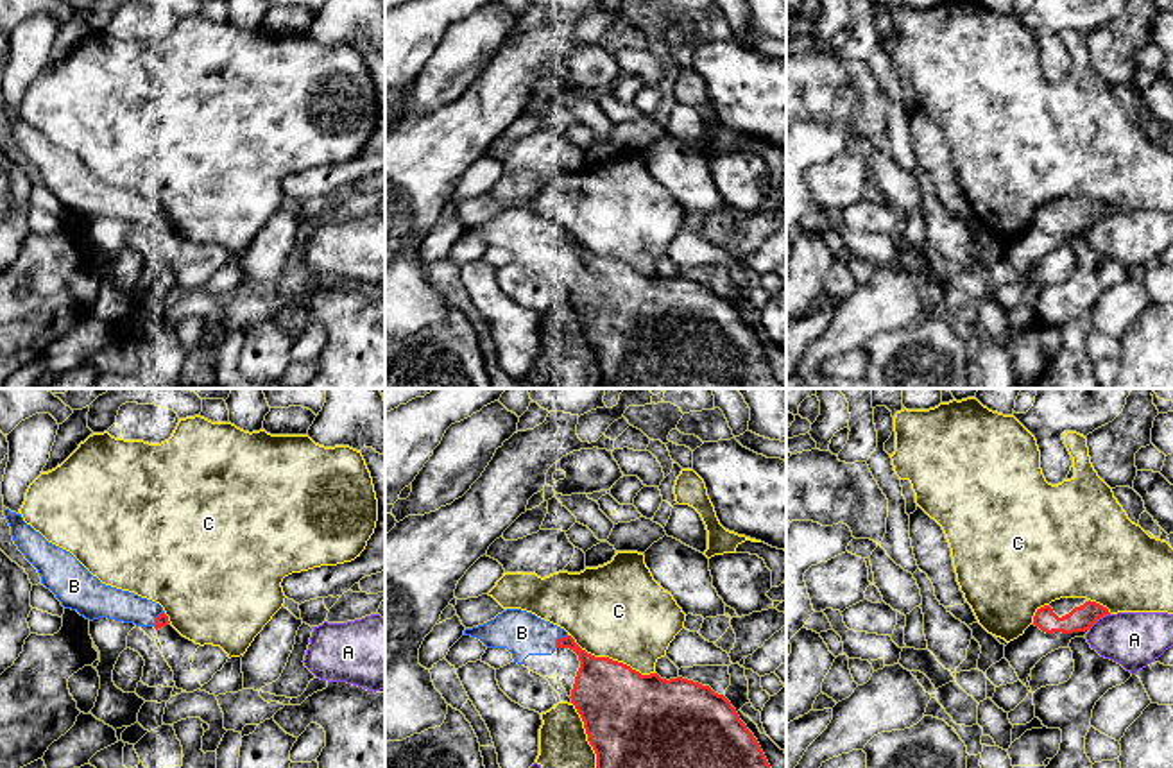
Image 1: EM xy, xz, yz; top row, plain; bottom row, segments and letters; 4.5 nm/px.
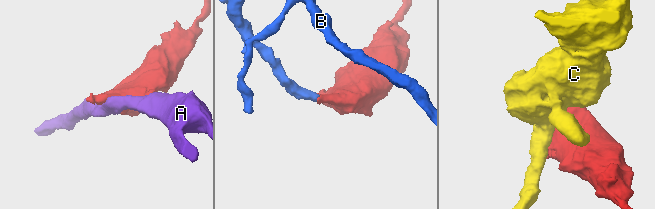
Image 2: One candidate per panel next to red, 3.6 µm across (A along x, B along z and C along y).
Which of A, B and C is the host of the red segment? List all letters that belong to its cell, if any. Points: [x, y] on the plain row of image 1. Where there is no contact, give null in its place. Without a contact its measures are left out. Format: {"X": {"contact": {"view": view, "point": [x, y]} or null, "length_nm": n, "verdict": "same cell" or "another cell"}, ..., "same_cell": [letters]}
{"A": {"contact": {"view": "yz", "point": [1098, 217]}, "length_nm": 130, "verdict": "another cell"}, "B": {"contact": {"view": "xz", "point": [557, 238]}, "length_nm": 80, "verdict": "same cell"}, "C": {"contact": {"view": "xz", "point": [611, 258]}, "length_nm": 440, "verdict": "another cell"}, "same_cell": ["B"]}

